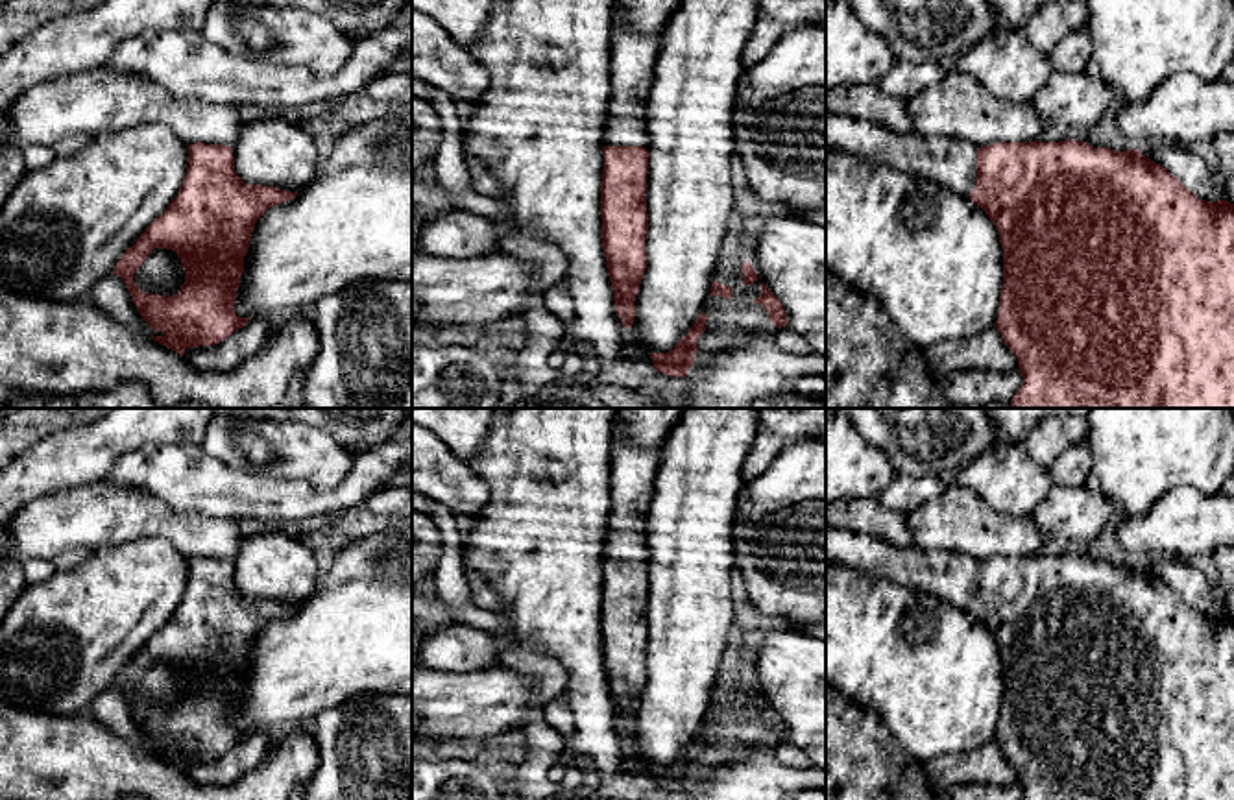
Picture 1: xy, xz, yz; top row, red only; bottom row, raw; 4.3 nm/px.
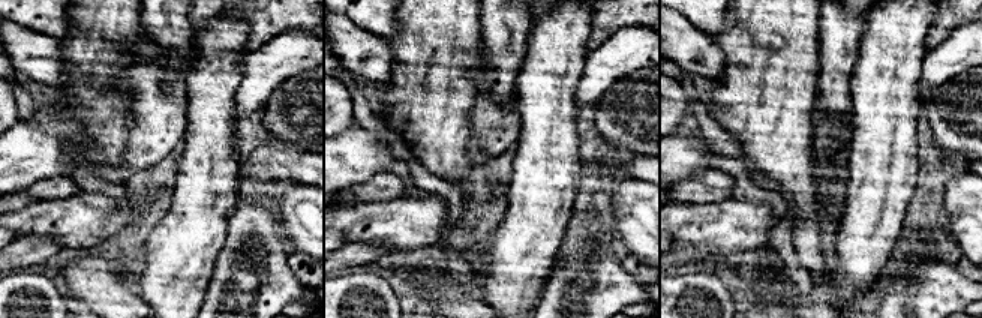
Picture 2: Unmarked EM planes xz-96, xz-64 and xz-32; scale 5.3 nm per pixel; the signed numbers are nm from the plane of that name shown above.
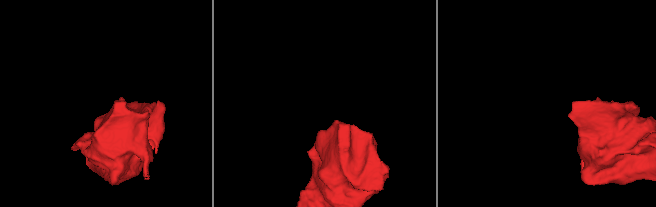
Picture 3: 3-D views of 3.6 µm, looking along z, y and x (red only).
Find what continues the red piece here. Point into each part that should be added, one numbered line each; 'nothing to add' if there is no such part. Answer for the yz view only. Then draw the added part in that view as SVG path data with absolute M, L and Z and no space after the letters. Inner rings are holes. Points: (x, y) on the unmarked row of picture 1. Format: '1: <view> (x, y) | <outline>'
1: yz (952, 577) | M826 527L826 562L937 595L968 612L977 593L977 560L950 551L896 547L870 534Z

